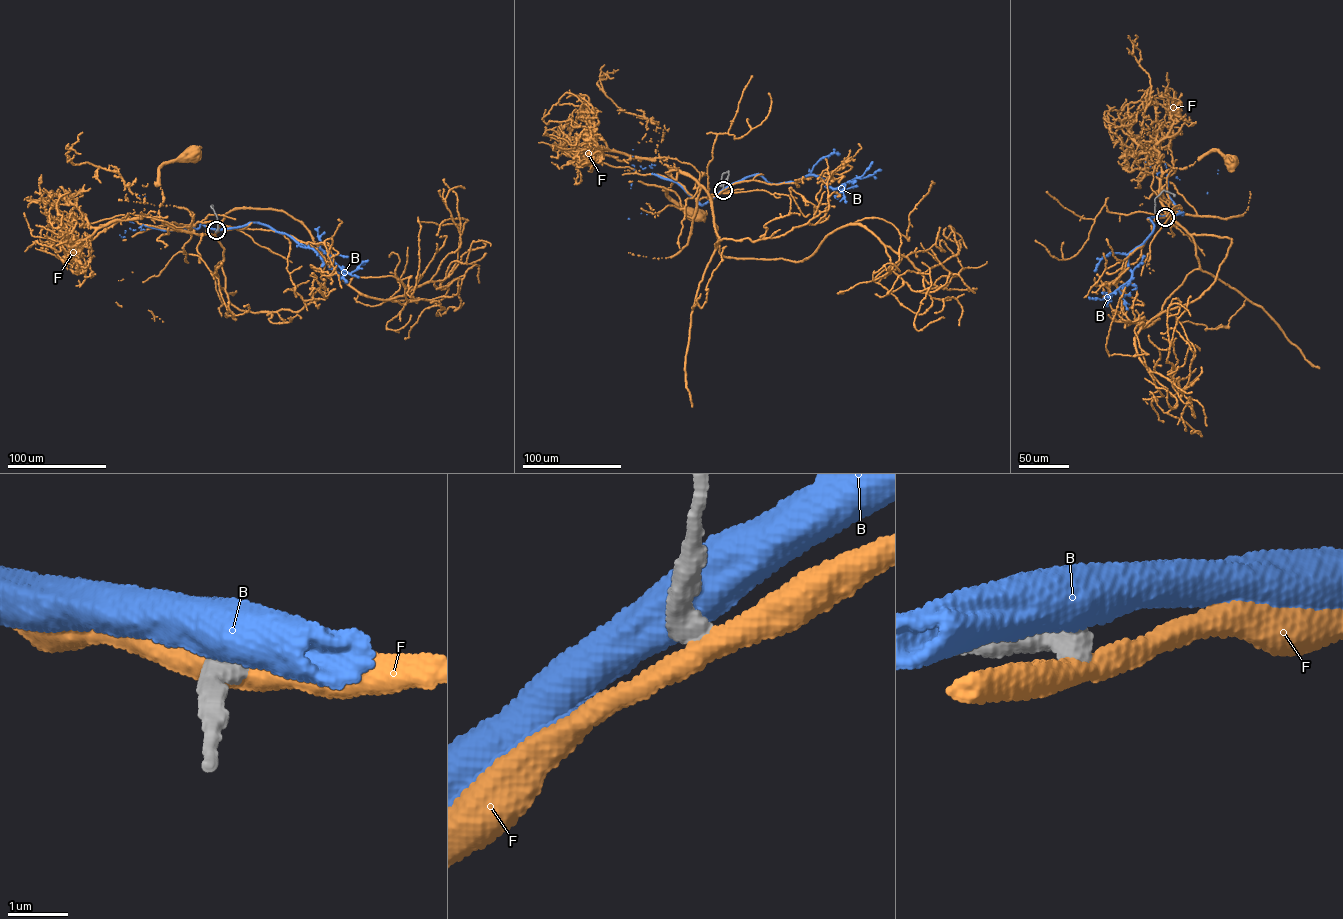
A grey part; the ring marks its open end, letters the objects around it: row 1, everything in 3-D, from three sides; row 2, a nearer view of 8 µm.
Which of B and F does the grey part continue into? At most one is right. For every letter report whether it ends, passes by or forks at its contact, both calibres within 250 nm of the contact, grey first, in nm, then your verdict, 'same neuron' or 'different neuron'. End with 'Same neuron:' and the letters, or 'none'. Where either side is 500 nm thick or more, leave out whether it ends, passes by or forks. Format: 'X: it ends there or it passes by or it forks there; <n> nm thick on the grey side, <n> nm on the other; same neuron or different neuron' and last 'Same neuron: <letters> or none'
B: 400 nm thick on the grey side, 600 nm on the other; different neuron
F: it passes by; 440 nm thick on the grey side, 400 nm on the other; different neuron
Same neuron: none

